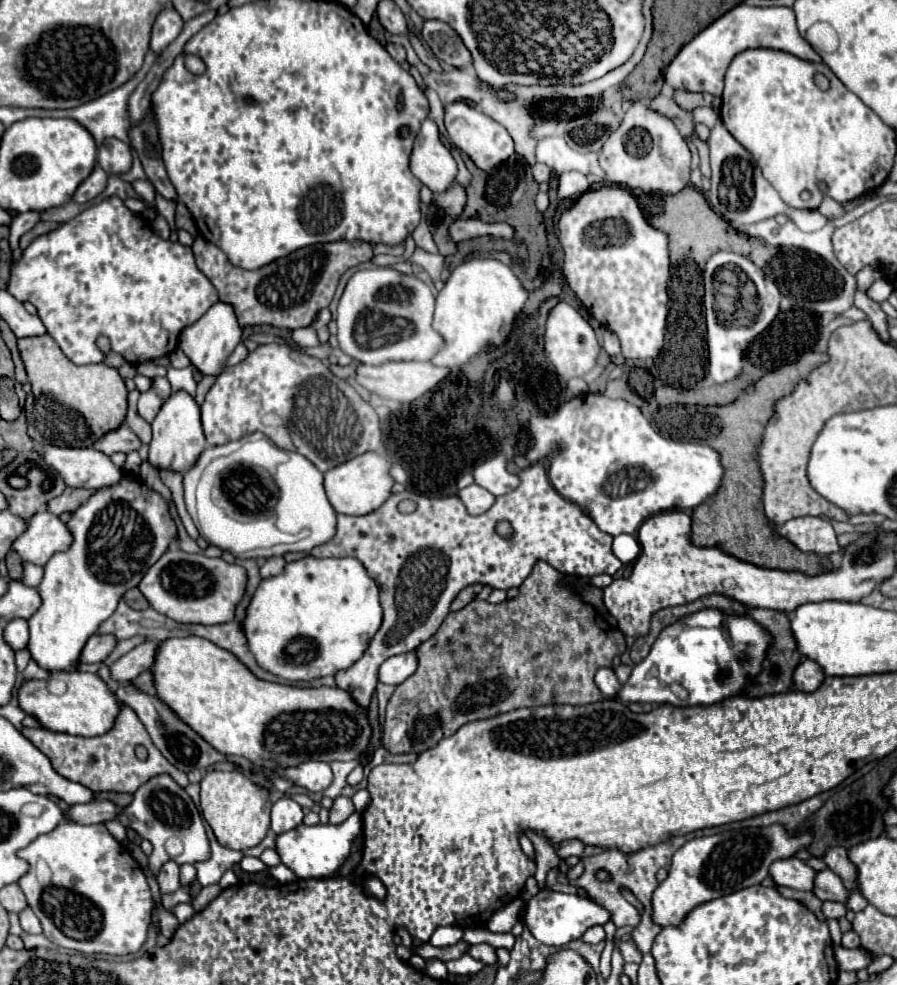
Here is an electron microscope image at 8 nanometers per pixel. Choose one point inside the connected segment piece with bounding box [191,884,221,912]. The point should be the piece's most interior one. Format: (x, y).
(210, 893)

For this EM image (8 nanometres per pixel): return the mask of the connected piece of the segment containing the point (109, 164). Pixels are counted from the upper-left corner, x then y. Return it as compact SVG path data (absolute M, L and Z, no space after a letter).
M107 138L99 148L99 166L111 174L129 172L133 166L131 146L117 138Z

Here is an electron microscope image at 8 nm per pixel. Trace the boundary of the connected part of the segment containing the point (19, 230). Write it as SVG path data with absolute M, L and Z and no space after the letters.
M23 212L19 214L13 224L11 224L11 236L9 236L9 244L11 244L12 261L17 262L23 254L23 250L19 247L19 240L27 230L31 230L37 222L41 220L39 212Z

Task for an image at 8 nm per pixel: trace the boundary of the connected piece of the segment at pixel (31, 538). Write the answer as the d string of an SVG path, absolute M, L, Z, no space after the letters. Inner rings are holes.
M45 510L29 518L29 528L13 542L13 550L25 562L45 566L55 552L69 550L71 542L73 536L67 524Z

